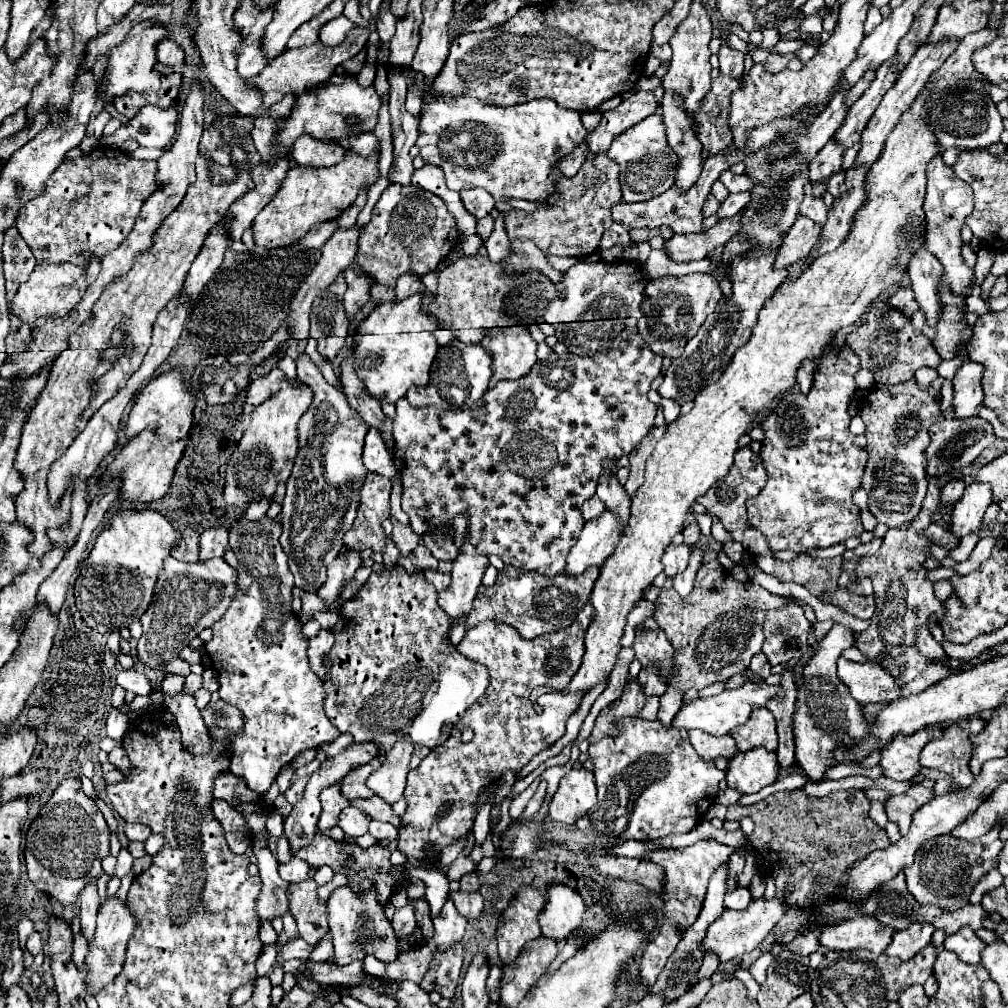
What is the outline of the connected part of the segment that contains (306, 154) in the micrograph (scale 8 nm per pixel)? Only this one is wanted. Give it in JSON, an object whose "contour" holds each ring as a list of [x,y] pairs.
{"contour":[[[298,137],[292,147],[292,157],[298,165],[332,167],[344,159],[344,147],[318,141],[314,137]]]}

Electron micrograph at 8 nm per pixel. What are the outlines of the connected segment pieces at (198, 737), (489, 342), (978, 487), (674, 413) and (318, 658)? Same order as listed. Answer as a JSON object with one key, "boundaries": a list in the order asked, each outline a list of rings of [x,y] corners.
{"boundaries":[[[[182,687],[182,691],[174,697],[164,695],[164,705],[168,711],[176,715],[176,723],[182,733],[184,745],[192,753],[208,753],[210,741],[206,735],[206,725],[202,721],[202,715],[194,705],[194,695],[186,693],[186,687]]],[[[512,325],[502,329],[486,329],[482,345],[492,355],[492,379],[494,387],[502,379],[524,377],[536,359],[536,341],[524,325]]],[[[972,481],[964,489],[964,495],[960,497],[960,501],[954,505],[954,511],[952,511],[954,535],[958,539],[962,539],[964,535],[972,533],[980,525],[980,521],[992,501],[994,499],[992,499],[990,485],[980,483],[980,481]]],[[[662,399],[662,409],[664,409],[664,419],[666,419],[666,425],[672,423],[678,415],[680,415],[680,405],[672,399]]],[[[320,629],[320,633],[310,639],[310,645],[308,645],[308,661],[310,661],[310,669],[318,675],[320,681],[326,681],[328,679],[326,677],[328,667],[330,667],[328,653],[330,653],[330,647],[332,645],[334,645],[334,635],[328,629]]]]}

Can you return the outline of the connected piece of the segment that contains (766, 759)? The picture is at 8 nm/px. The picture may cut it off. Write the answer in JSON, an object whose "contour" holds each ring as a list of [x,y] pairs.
{"contour":[[[750,749],[746,753],[736,753],[728,761],[726,781],[728,787],[742,793],[756,793],[778,779],[778,759],[776,753],[766,749]]]}

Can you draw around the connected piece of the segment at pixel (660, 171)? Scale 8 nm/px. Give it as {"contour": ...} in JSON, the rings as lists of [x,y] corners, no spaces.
{"contour":[[[650,115],[638,125],[632,125],[626,133],[614,137],[608,149],[608,157],[620,165],[622,199],[626,203],[648,201],[650,197],[658,197],[660,193],[664,193],[674,185],[674,177],[678,171],[678,157],[674,157],[674,151],[666,141],[662,115]]]}

